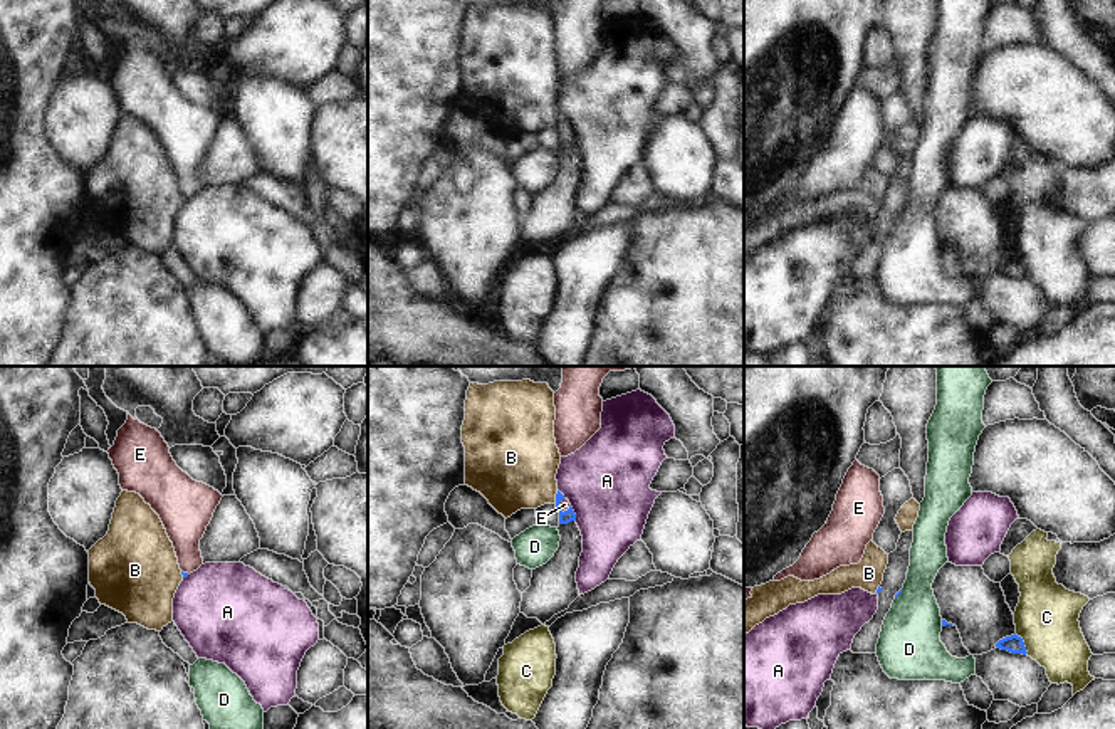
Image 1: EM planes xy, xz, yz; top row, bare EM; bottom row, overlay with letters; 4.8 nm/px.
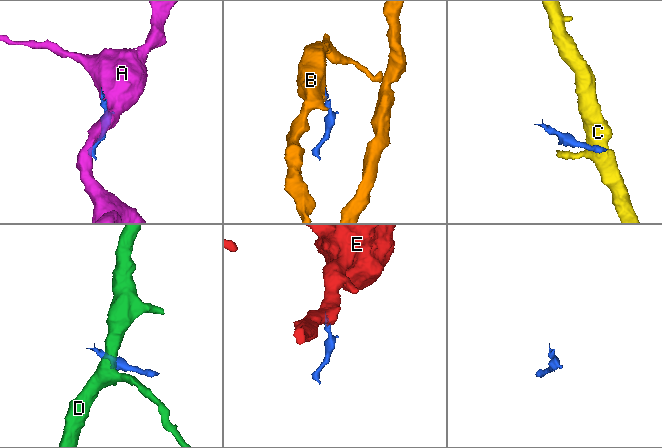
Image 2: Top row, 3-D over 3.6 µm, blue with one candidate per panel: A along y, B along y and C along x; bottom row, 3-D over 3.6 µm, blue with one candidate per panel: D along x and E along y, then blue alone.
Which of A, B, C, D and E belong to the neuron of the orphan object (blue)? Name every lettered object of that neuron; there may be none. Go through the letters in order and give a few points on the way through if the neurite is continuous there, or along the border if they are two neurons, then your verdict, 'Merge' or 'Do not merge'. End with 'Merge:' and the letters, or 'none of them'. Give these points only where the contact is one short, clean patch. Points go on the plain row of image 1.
A: Do not merge
B: Boundary: xz (558, 115), (554, 126). Do not merge
C: Boundary: yz (1015, 257), (1021, 262), (1026, 277). Do not merge
D: Boundary: yz (902, 214), (895, 222). Do not merge
E: Path across: xz (566, 140), (558, 130), (565, 128). Merge
Merge: E.

